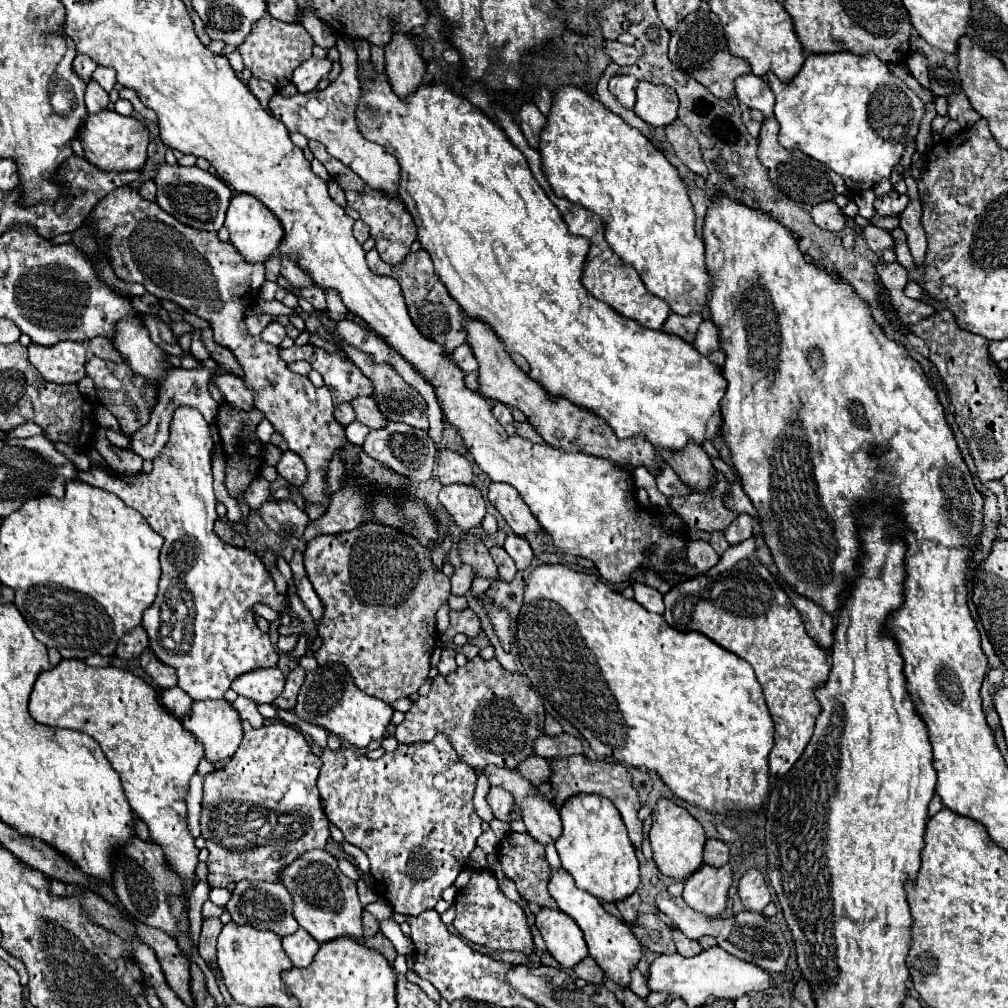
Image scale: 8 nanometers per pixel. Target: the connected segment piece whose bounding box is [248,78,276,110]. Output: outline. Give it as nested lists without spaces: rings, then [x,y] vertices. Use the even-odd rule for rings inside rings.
[[[250,78],[248,88],[250,88],[250,92],[260,100],[260,104],[264,106],[264,109],[267,110],[270,96],[272,96],[272,94],[276,94],[276,88],[274,88],[270,82],[258,80],[258,78]]]

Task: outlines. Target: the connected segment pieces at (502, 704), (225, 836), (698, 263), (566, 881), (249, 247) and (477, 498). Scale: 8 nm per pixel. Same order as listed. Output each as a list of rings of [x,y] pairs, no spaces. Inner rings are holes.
[[[476,656],[468,660],[464,666],[460,666],[456,672],[448,676],[436,676],[432,680],[430,694],[420,696],[406,712],[406,720],[396,726],[396,740],[402,744],[428,742],[438,732],[444,732],[450,738],[462,762],[470,764],[472,768],[486,768],[494,764],[498,768],[516,770],[520,762],[524,762],[528,756],[534,756],[534,740],[538,740],[544,734],[544,716],[544,704],[526,676],[506,670],[496,658],[484,660]]]
[[[244,720],[242,728],[244,738],[238,750],[250,750],[248,758],[238,760],[236,752],[218,774],[214,770],[204,778],[200,826],[210,852],[208,882],[212,888],[224,888],[228,882],[240,882],[244,878],[276,882],[282,866],[312,848],[324,848],[330,836],[316,788],[322,762],[310,752],[300,730],[284,722],[254,730]],[[292,750],[300,750],[300,756],[296,758]],[[216,792],[232,808],[216,808]],[[282,814],[298,816],[298,820],[280,822]]]
[[[564,86],[560,88],[556,94],[554,94],[554,104],[552,104],[552,112],[548,114],[548,124],[542,132],[542,140],[540,140],[540,154],[542,154],[542,170],[544,174],[548,176],[548,182],[550,186],[554,188],[554,192],[560,196],[560,198],[566,198],[586,210],[592,210],[594,214],[598,214],[604,222],[604,228],[606,228],[606,242],[610,244],[610,248],[622,258],[624,264],[632,266],[640,278],[644,280],[644,286],[658,298],[662,298],[672,312],[680,314],[680,316],[688,316],[690,312],[702,312],[710,300],[710,274],[706,272],[706,262],[704,262],[704,242],[696,236],[696,230],[694,230],[694,222],[696,222],[696,214],[694,214],[694,208],[692,208],[692,202],[688,198],[688,192],[686,192],[686,184],[684,180],[680,178],[678,170],[666,160],[666,156],[662,152],[658,152],[654,148],[654,144],[636,128],[632,128],[630,124],[626,124],[620,116],[616,116],[614,112],[610,112],[602,102],[598,102],[596,98],[592,98],[590,94],[586,94],[584,90],[576,88],[576,86]]]
[[[564,868],[550,870],[548,892],[558,902],[560,910],[566,912],[568,916],[572,916],[572,920],[580,926],[580,930],[584,932],[590,956],[606,972],[606,978],[612,978],[620,986],[628,986],[630,984],[630,970],[638,964],[638,960],[642,956],[642,946],[638,944],[638,940],[630,932],[630,928],[622,920],[618,920],[616,916],[612,916],[610,912],[606,912],[604,906],[602,906],[602,902],[596,896],[588,894],[586,890],[580,890],[574,884],[572,876]]]
[[[234,194],[232,196],[224,226],[230,232],[230,242],[234,244],[234,248],[250,264],[266,262],[278,250],[278,244],[282,242],[282,224],[278,224],[276,216],[260,200],[256,200],[250,194]]]
[[[444,486],[438,494],[438,500],[462,532],[474,530],[486,516],[486,504],[476,486]]]

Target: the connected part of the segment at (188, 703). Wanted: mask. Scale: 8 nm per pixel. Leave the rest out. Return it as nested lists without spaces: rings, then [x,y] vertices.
[[[170,688],[170,690],[162,690],[162,704],[170,714],[176,714],[176,718],[182,718],[190,712],[194,700],[182,690],[182,688]]]

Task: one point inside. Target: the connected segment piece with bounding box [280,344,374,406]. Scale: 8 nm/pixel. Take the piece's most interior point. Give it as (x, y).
(344, 381)

